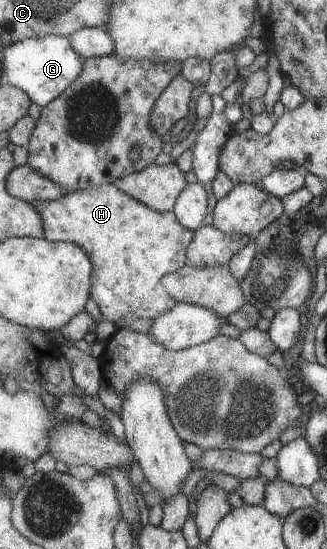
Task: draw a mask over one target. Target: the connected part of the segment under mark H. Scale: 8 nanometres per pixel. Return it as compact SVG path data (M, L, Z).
M113 183L90 191L66 193L60 200L36 200L31 204L41 214L48 241L70 242L81 246L89 254L93 262L91 298L97 303L104 320L116 322L120 318L128 318L128 321L134 321L134 318L152 319L162 316L180 303L165 289L162 280L167 274L188 265L187 249L192 245L196 233L186 229L173 211L152 209L119 190Z

